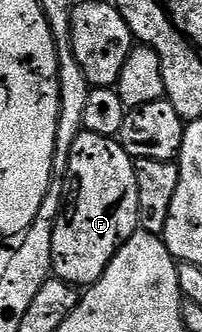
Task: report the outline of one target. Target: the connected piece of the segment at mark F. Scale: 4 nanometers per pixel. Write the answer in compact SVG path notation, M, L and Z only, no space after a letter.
M83 130L76 136L76 144L72 144L72 152L70 153L70 162L66 165L66 196L64 205L58 219L56 220L56 228L52 232L52 274L53 277L60 279L79 288L89 288L93 286L96 280L100 280L100 276L104 276L104 272L108 268L108 264L118 255L120 249L126 241L133 236L139 229L138 224L138 193L136 192L136 172L134 171L135 159L128 156L128 152L124 152L124 148L114 138L105 138L104 136L96 136L92 132Z

